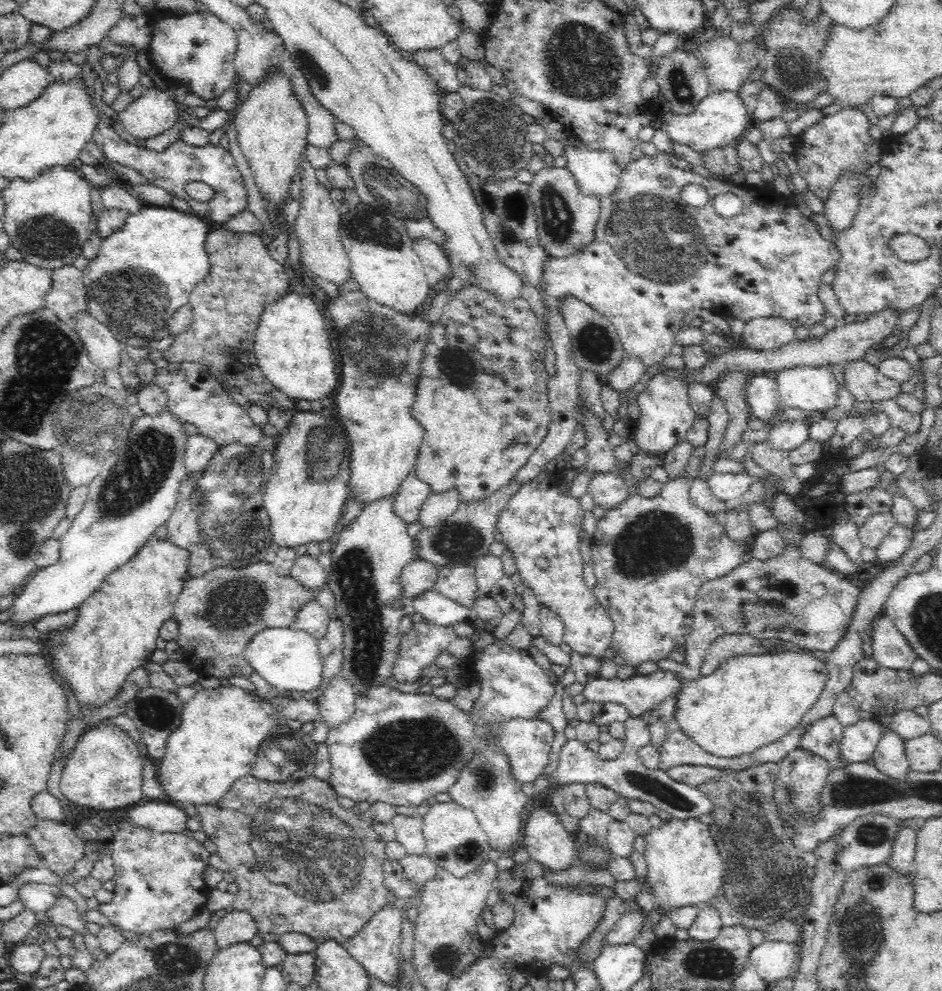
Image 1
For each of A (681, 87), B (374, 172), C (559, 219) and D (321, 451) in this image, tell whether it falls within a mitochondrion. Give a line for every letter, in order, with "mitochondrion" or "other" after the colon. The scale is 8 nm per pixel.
A: mitochondrion
B: mitochondrion
C: mitochondrion
D: mitochondrion

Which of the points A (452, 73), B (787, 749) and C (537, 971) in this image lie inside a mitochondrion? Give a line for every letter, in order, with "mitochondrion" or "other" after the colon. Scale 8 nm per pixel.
A: other
B: other
C: other

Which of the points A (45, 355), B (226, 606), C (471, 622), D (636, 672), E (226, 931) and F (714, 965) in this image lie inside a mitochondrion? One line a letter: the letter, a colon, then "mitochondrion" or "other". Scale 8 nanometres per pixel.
A: mitochondrion
B: mitochondrion
C: other
D: other
E: other
F: mitochondrion

